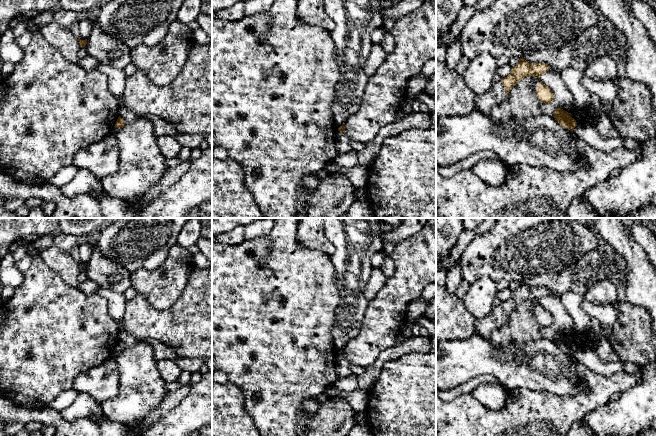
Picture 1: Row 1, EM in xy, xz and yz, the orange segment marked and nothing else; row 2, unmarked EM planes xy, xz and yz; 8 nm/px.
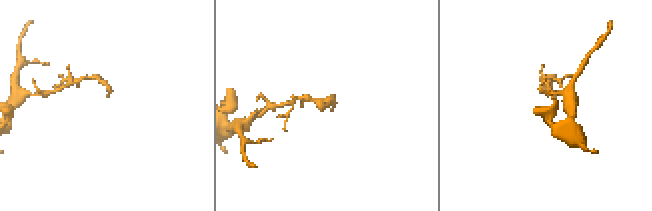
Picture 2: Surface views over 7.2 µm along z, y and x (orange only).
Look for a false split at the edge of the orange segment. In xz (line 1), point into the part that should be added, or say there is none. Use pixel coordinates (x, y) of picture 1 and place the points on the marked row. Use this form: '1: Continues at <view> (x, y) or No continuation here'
1: No continuation here

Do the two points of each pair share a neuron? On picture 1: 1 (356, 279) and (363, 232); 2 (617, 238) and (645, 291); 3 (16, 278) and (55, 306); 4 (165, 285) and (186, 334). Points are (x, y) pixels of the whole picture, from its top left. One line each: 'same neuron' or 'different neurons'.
1: same neuron
2: same neuron
3: different neurons
4: different neurons

